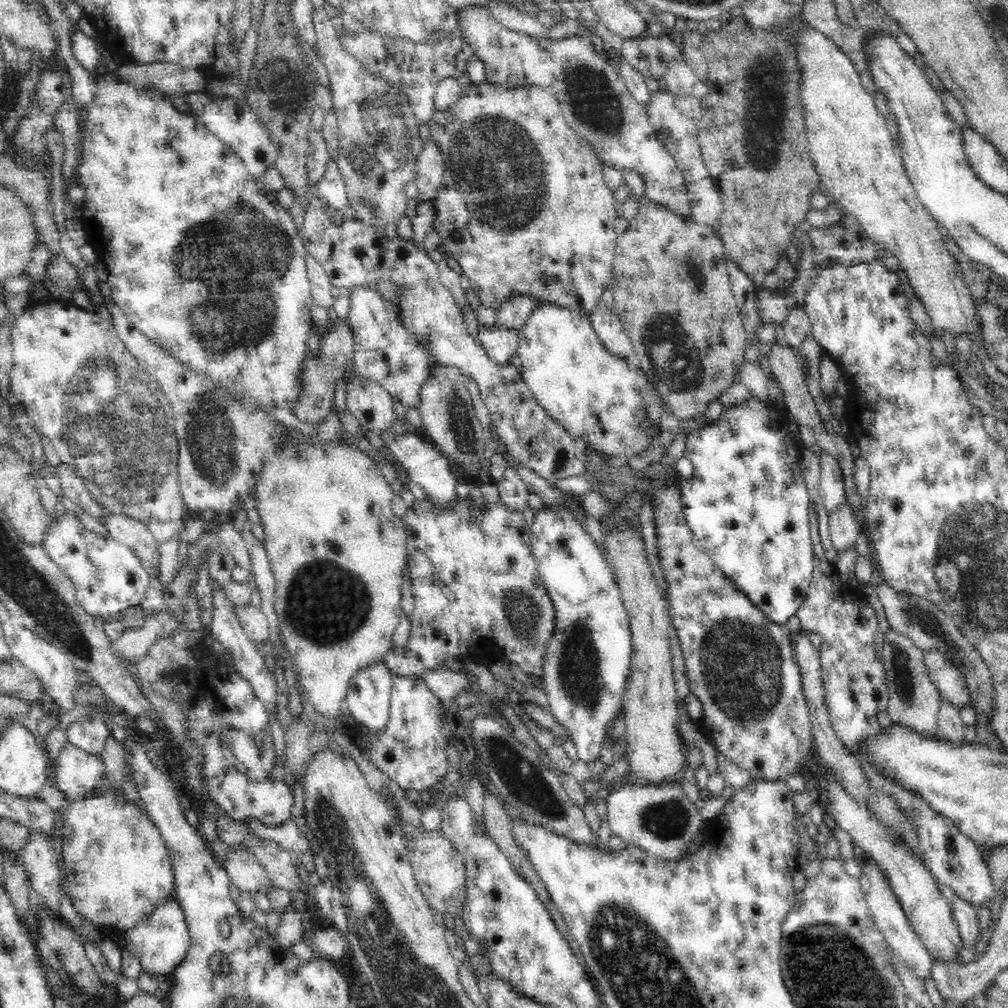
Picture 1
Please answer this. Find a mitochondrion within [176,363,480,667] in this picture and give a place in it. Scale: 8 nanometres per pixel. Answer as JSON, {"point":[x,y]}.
{"point":[323,604]}

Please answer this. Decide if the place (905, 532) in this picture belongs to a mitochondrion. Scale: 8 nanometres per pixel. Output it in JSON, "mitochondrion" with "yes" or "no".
{"mitochondrion":"no"}

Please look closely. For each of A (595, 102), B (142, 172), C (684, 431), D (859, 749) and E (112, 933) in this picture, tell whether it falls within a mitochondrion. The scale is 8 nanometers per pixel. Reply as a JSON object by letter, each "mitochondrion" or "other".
{"A":"mitochondrion","B":"other","C":"other","D":"other","E":"other"}

